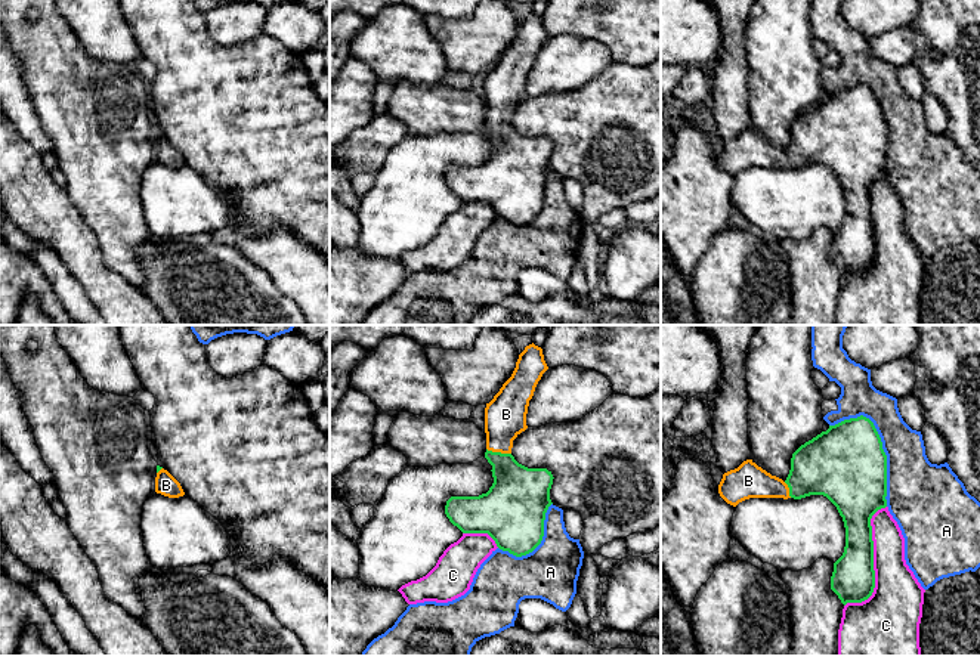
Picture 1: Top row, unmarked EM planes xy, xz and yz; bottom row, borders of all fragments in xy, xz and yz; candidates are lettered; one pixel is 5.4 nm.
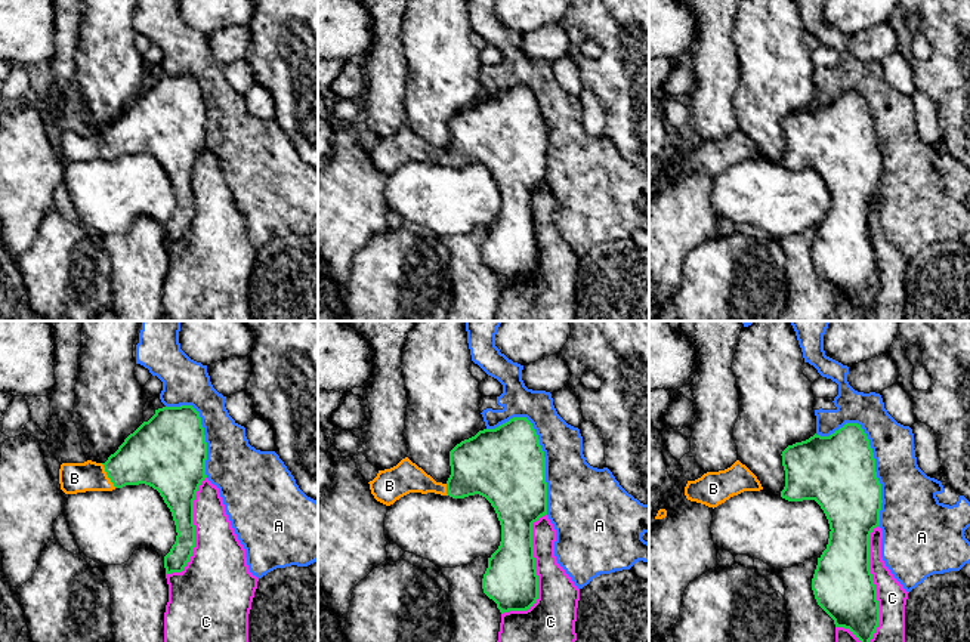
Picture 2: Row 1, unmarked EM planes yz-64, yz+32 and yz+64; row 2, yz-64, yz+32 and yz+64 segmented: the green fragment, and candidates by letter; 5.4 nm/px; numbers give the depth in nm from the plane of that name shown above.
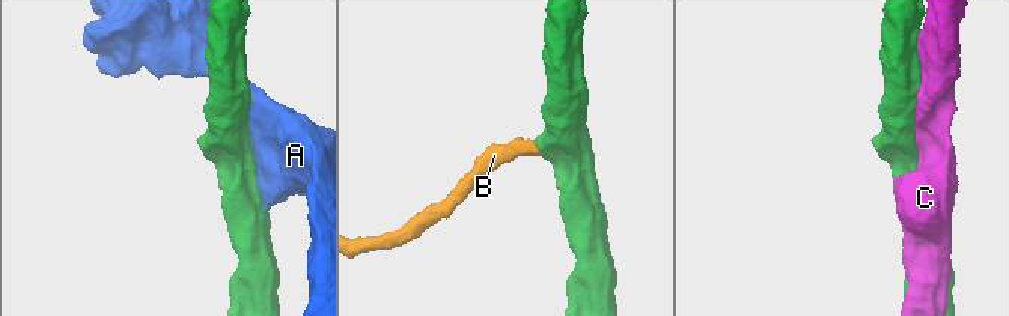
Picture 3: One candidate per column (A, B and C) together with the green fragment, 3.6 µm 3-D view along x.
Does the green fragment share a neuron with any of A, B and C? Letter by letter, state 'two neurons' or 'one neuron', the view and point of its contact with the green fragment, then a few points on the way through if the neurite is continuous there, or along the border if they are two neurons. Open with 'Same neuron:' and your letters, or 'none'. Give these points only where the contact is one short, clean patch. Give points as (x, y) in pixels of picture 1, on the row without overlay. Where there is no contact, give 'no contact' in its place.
Same neuron: B
A: two neurons; meets green in yz at (881, 113)
B: one neuron; meets green in xz at (498, 121); runs through xz (518, 163), (498, 121), (498, 108), (506, 83)
C: two neurons; meets green in yz at (872, 231)

